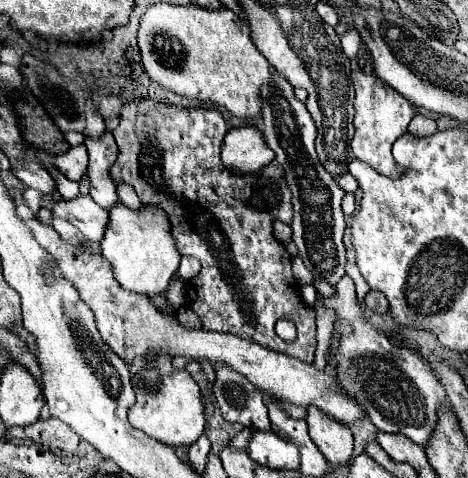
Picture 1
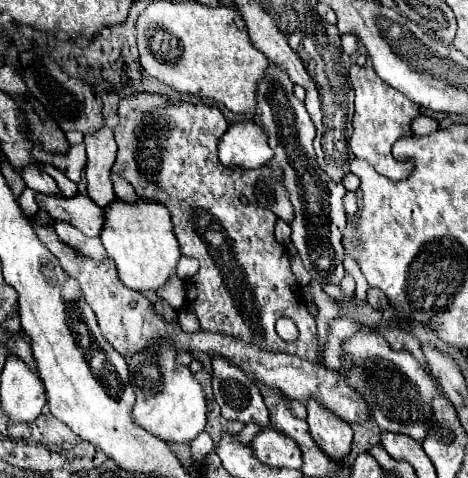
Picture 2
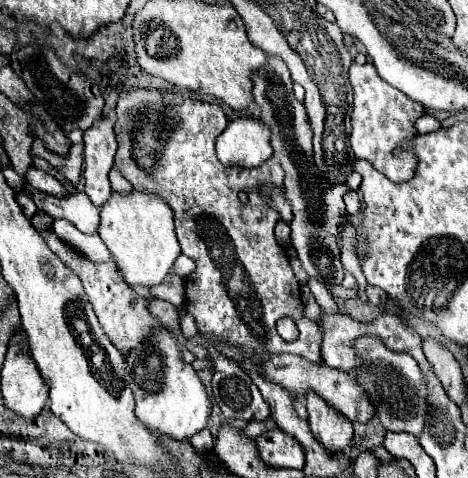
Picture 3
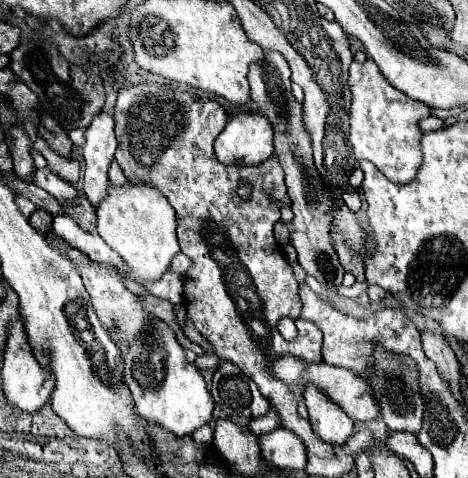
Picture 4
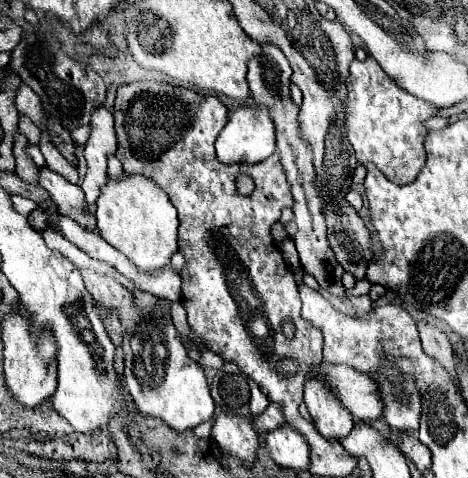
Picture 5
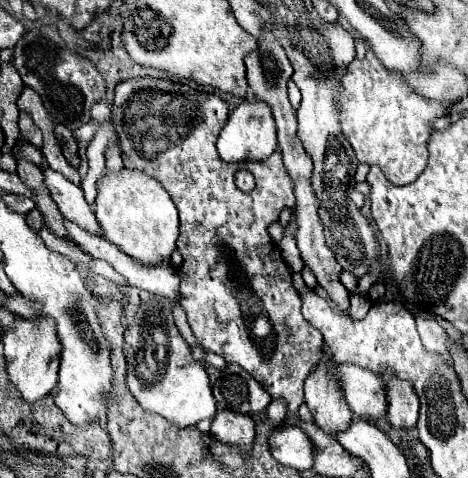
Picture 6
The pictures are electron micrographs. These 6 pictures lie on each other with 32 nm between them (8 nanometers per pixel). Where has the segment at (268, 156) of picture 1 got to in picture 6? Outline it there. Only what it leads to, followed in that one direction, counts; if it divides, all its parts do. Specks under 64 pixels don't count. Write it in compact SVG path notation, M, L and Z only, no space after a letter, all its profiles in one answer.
M252 100L252 102L242 102L238 108L234 108L226 126L222 128L222 132L218 136L216 148L224 162L268 158L276 150L276 124L274 124L268 104Z

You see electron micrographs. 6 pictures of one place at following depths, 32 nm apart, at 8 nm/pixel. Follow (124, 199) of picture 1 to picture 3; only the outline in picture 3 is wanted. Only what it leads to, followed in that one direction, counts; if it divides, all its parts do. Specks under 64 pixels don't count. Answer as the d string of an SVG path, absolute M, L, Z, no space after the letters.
M116 168L110 170L110 182L112 182L112 190L118 194L130 194L132 192L132 184Z

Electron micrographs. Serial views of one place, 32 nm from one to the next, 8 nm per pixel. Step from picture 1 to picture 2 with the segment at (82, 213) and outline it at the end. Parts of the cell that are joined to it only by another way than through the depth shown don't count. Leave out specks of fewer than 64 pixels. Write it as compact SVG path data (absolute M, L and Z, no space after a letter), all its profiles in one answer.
M78 194L74 198L64 196L38 196L38 204L50 212L56 220L68 220L72 226L76 226L82 234L90 238L100 236L100 228L104 226L104 210L92 202L90 196Z

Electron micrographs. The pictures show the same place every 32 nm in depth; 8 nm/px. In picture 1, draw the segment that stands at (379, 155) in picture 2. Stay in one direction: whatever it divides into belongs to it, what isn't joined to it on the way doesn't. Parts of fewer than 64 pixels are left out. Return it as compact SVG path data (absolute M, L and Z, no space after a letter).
M362 70L352 72L352 84L356 88L356 102L354 102L356 134L352 138L352 152L358 160L366 162L376 172L380 172L384 176L398 178L402 174L402 168L394 164L392 144L406 132L408 122L412 120L416 108L402 94L398 94L394 88L382 86L382 82L376 76L366 74Z

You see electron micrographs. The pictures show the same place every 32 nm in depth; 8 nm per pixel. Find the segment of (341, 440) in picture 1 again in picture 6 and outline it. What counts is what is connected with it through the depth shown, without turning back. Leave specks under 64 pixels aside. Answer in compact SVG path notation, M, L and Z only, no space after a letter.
M320 362L304 382L304 402L314 416L314 424L330 434L336 436L346 432L352 424L352 412L340 394L336 378L324 368L326 362Z

